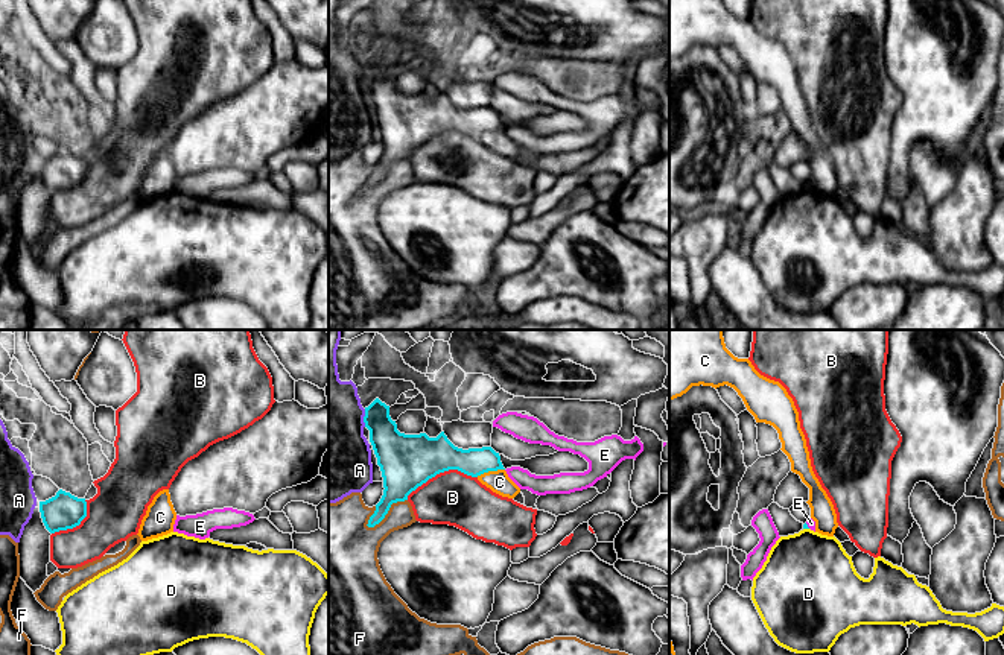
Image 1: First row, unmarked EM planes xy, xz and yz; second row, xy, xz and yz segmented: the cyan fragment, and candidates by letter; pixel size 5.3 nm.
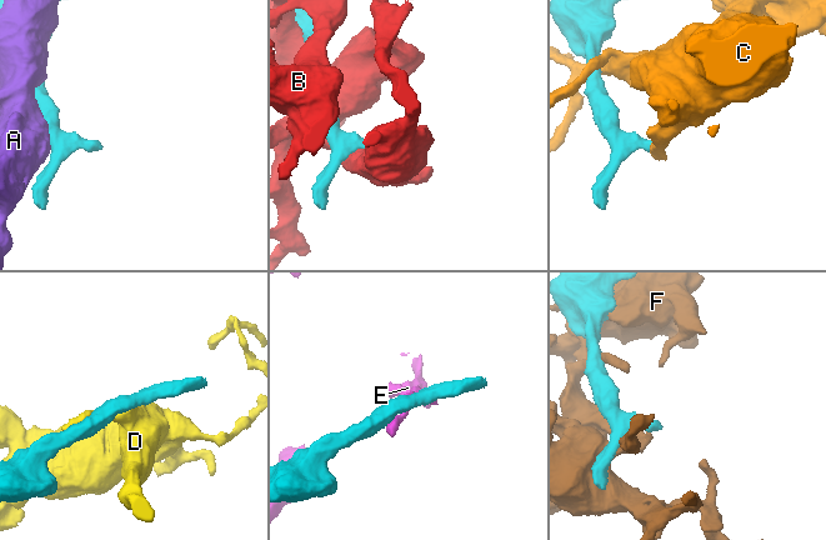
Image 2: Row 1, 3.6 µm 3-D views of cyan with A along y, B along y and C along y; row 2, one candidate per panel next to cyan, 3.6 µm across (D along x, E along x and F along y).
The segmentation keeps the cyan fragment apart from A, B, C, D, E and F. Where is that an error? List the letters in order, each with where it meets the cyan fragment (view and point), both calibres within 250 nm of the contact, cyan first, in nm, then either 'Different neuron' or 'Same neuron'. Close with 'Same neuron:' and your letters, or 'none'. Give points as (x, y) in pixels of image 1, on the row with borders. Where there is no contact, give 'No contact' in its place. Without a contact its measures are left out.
A: Touches cyan at xz (364, 418). Thickness 220 nm (cyan) against 400 nm. Different neuron
B: Touches cyan at xz (440, 471). Thickness 280 nm (cyan) against 280 nm. Different neuron
C: Touches cyan at xz (490, 470). Thickness 150 nm (cyan) against 120 nm. Different neuron
D: Touches cyan at yz (807, 528). Thickness 30 nm (cyan) against 460 nm. Different neuron
E: Touches cyan at yz (807, 526). Thickness 30 nm (cyan) against 50 nm. Different neuron
F: Touches cyan at xz (387, 512). Thickness 240 nm (cyan) against 260 nm. Different neuron
Same neuron: none

